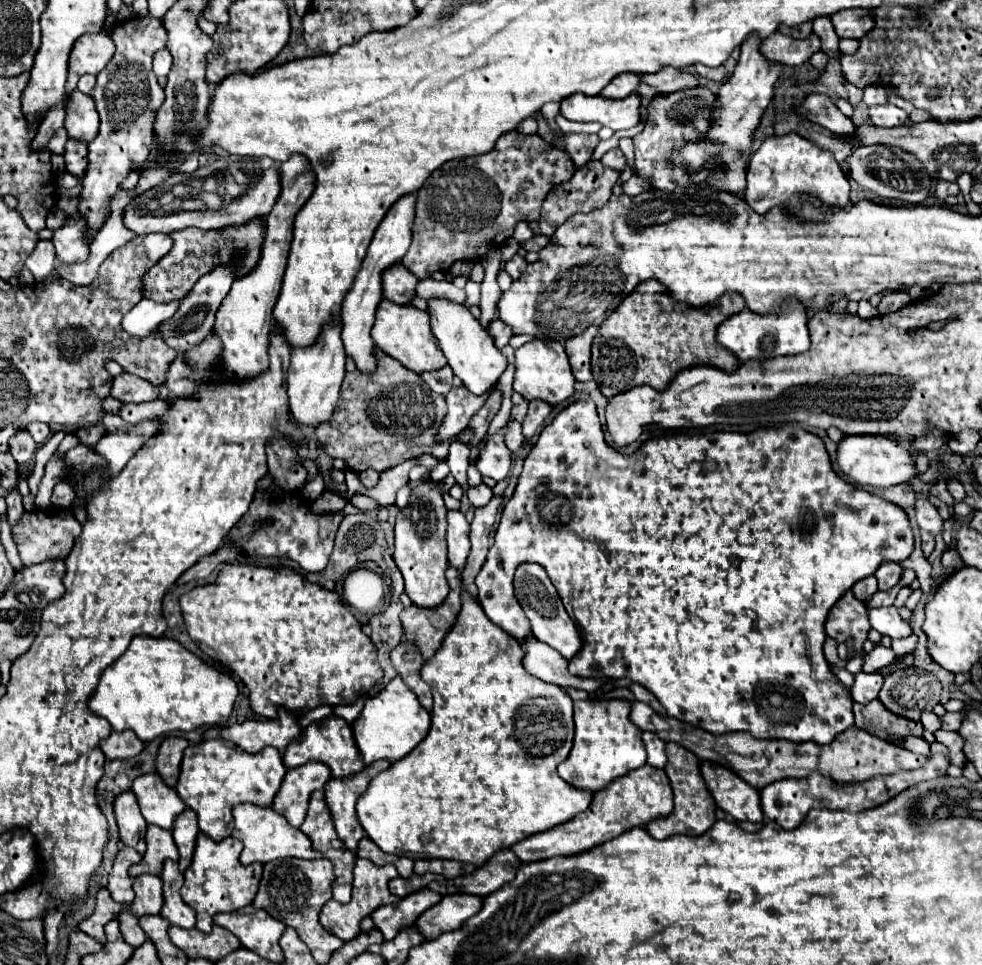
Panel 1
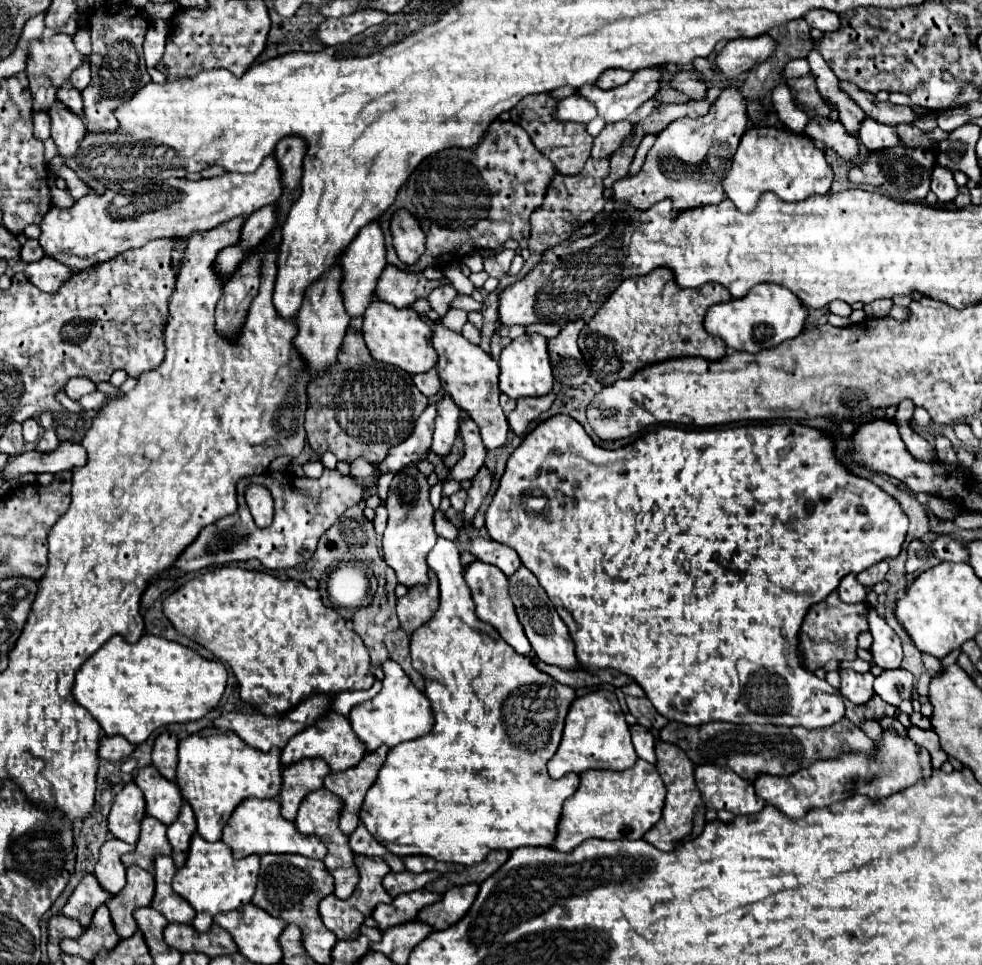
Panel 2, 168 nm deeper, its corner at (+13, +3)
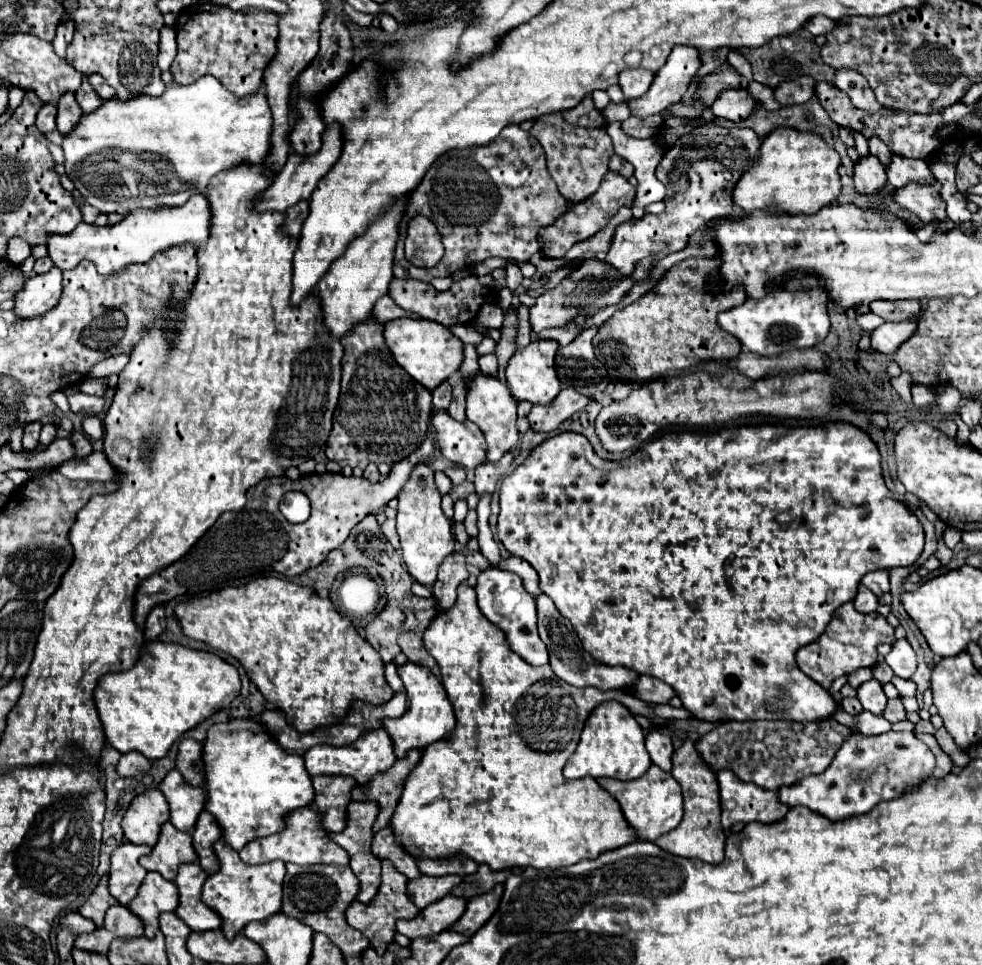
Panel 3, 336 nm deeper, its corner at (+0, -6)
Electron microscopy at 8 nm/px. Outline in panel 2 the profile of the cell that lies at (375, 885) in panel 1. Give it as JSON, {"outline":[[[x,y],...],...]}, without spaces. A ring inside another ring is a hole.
{"outline":[[[357,856],[355,862],[357,862],[357,868],[359,868],[361,880],[355,886],[355,892],[351,894],[351,898],[339,900],[339,898],[327,896],[319,904],[319,914],[321,914],[321,918],[325,922],[325,926],[329,930],[333,930],[339,940],[355,940],[359,936],[359,928],[363,926],[365,918],[371,916],[371,912],[375,910],[375,906],[379,902],[393,902],[393,898],[385,892],[385,888],[381,884],[383,882],[383,876],[389,872],[387,862],[381,860],[381,858],[369,858],[369,856]]]}

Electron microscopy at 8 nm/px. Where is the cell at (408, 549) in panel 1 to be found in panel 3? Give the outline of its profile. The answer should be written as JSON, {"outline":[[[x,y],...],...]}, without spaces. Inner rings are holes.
{"outline":[[[420,463],[414,467],[408,483],[398,493],[398,535],[402,543],[402,555],[404,563],[408,567],[408,573],[422,585],[432,587],[436,581],[438,565],[446,555],[454,551],[454,533],[452,533],[452,521],[444,515],[440,507],[440,493],[434,485],[434,471]]]}

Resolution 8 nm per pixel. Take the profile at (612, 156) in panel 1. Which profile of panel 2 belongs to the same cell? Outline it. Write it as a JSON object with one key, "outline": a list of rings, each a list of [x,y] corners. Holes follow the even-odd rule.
{"outline":[[[613,122],[613,124],[607,124],[601,134],[593,140],[593,150],[591,150],[591,158],[609,158],[619,146],[621,146],[621,140],[625,138],[625,132],[623,132],[623,122]]]}

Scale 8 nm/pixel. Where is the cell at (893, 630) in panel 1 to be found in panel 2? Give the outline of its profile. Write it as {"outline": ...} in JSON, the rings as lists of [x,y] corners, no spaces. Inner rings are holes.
{"outline":[[[873,608],[869,610],[869,628],[871,628],[871,634],[873,634],[873,646],[871,646],[873,662],[881,670],[899,668],[901,666],[901,658],[903,658],[901,640],[891,630],[891,626],[883,618],[877,616],[877,612]]]}

